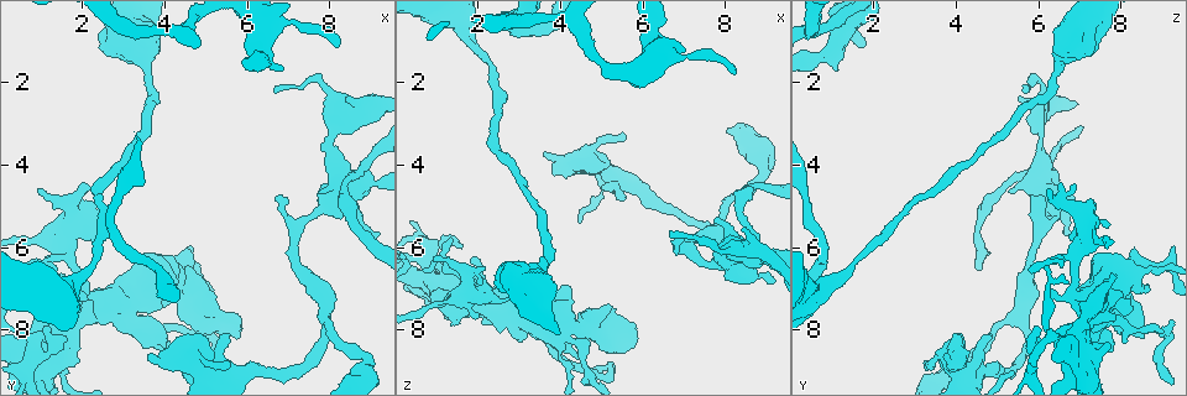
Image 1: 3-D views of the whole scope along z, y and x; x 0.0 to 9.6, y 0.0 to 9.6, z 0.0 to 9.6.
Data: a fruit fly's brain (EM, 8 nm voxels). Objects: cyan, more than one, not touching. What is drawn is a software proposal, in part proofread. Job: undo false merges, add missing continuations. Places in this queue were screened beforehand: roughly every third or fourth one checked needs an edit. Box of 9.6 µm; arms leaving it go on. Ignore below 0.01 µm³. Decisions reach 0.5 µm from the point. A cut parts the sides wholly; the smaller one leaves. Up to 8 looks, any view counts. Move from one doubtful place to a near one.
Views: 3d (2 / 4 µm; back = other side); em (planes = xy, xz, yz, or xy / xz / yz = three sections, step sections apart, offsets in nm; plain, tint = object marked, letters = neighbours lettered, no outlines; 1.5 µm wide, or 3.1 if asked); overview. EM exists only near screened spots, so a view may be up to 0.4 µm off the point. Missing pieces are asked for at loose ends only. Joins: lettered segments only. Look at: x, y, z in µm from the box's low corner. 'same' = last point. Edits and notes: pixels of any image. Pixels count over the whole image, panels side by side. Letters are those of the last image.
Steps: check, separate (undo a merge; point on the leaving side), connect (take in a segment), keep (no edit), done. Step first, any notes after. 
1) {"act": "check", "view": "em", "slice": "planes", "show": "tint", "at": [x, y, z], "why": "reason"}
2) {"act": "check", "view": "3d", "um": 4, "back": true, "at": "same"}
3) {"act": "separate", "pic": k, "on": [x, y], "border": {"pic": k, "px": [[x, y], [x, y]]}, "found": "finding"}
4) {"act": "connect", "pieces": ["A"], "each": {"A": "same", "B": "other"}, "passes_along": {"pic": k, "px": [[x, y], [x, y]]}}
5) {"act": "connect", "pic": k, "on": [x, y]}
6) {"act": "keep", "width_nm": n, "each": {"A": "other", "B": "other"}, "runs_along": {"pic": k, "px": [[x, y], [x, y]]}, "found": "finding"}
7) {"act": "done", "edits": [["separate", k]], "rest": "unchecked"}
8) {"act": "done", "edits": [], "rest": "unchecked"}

{"act": "check", "view": "3d", "um": 2, "at": [1.35, 6.55, 5.75], "why": "tapers out"}

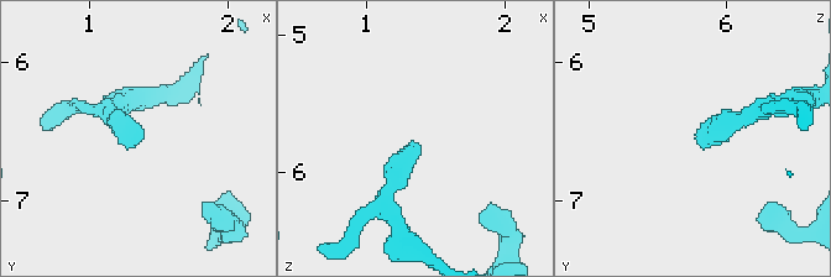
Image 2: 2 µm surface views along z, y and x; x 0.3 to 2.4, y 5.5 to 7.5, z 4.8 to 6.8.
{"act": "check", "view": "em", "slice": "planes", "show": "letters", "at": [1.32, 6.60, 5.78]}

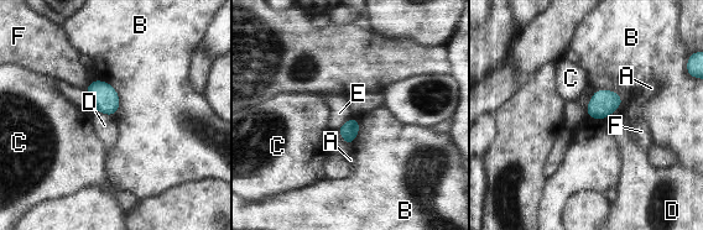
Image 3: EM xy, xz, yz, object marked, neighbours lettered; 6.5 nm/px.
{"act": "keep", "width_nm": 110, "each": {"A": "other", "B": "other", "C": "other", "D": "other", "E": "other", "F": "other"}, "border": {"pic": 3, "px": [[621, 97], [607, 116], [587, 114]]}, "found": "no lettered segment goes on from it"}

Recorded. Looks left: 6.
{"act": "check", "view": "em", "slice": "xz", "step": 8, "show": "tint", "at": [8.60, 4.85, 6.90], "why": "free end"}

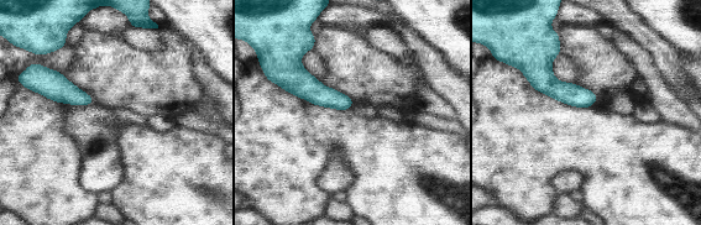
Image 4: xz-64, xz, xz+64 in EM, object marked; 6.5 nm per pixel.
{"act": "check", "view": "em", "slice": "xy", "step": 4, "show": "letters", "at": "same"}

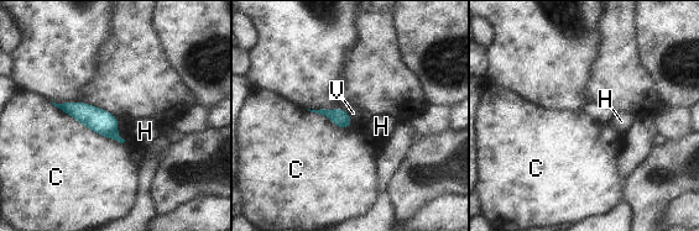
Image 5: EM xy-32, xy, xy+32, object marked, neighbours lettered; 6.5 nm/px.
{"act": "keep", "each": {"C": "other", "H": "other", "V": "other"}, "runs_along": {"pic": 5, "px": [[62, 106], [99, 120], [115, 136]]}, "found": "no lettered segment goes on from it"}

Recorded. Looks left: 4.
{"act": "check", "view": "3d", "um": 2, "at": [0.90, 4.60, 6.35], "why": "branch stops here"}

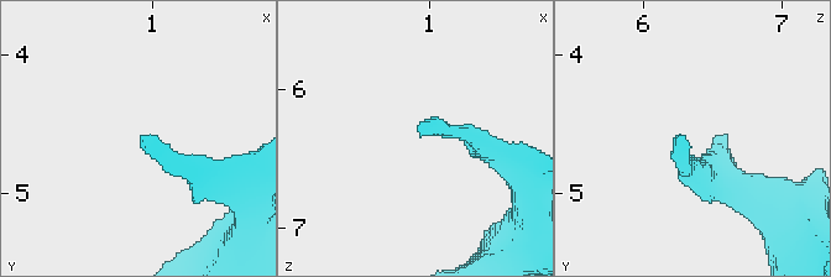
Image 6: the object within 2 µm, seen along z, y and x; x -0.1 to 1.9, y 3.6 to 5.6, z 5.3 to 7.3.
{"act": "check", "view": "em", "slice": "planes", "show": "letters", "at": [0.96, 4.58, 6.32], "why": "shape alone is not enough"}

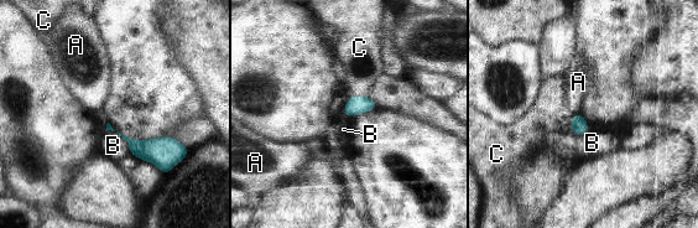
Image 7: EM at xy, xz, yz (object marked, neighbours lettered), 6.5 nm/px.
{"act": "keep", "each": {"A": "other", "B": "other", "C": "other"}, "found": "no lettered segment goes on from it"}

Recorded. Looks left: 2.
{"act": "done", "edits": [], "rest": "unchecked"}

